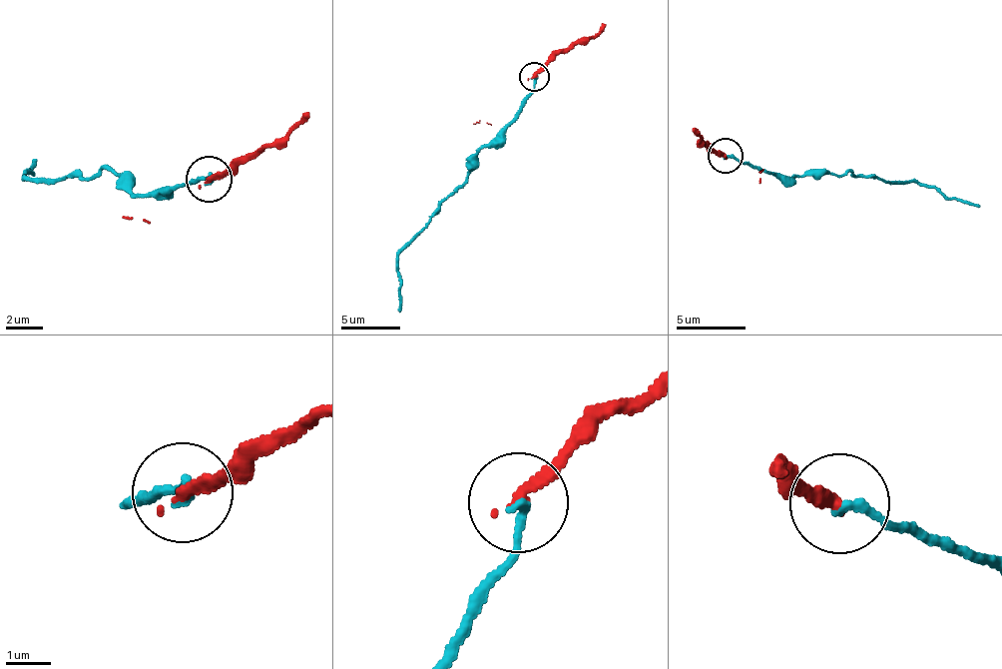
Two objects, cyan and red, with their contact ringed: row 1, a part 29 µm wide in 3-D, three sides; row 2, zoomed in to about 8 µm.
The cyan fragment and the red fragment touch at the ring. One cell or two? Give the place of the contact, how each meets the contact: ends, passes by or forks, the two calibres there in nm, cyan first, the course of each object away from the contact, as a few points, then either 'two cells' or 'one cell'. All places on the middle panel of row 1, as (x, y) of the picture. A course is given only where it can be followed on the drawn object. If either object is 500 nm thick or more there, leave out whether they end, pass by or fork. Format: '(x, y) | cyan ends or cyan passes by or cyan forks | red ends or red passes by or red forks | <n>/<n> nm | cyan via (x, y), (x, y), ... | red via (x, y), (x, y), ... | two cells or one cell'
(534, 76) | cyan ends | red ends | 200/240 nm | cyan via (535, 75), (535, 91), (488, 146), (475, 154), (475, 166), (398, 255), (400, 312) | red via (535, 75), (557, 55), (604, 24) | two cells

